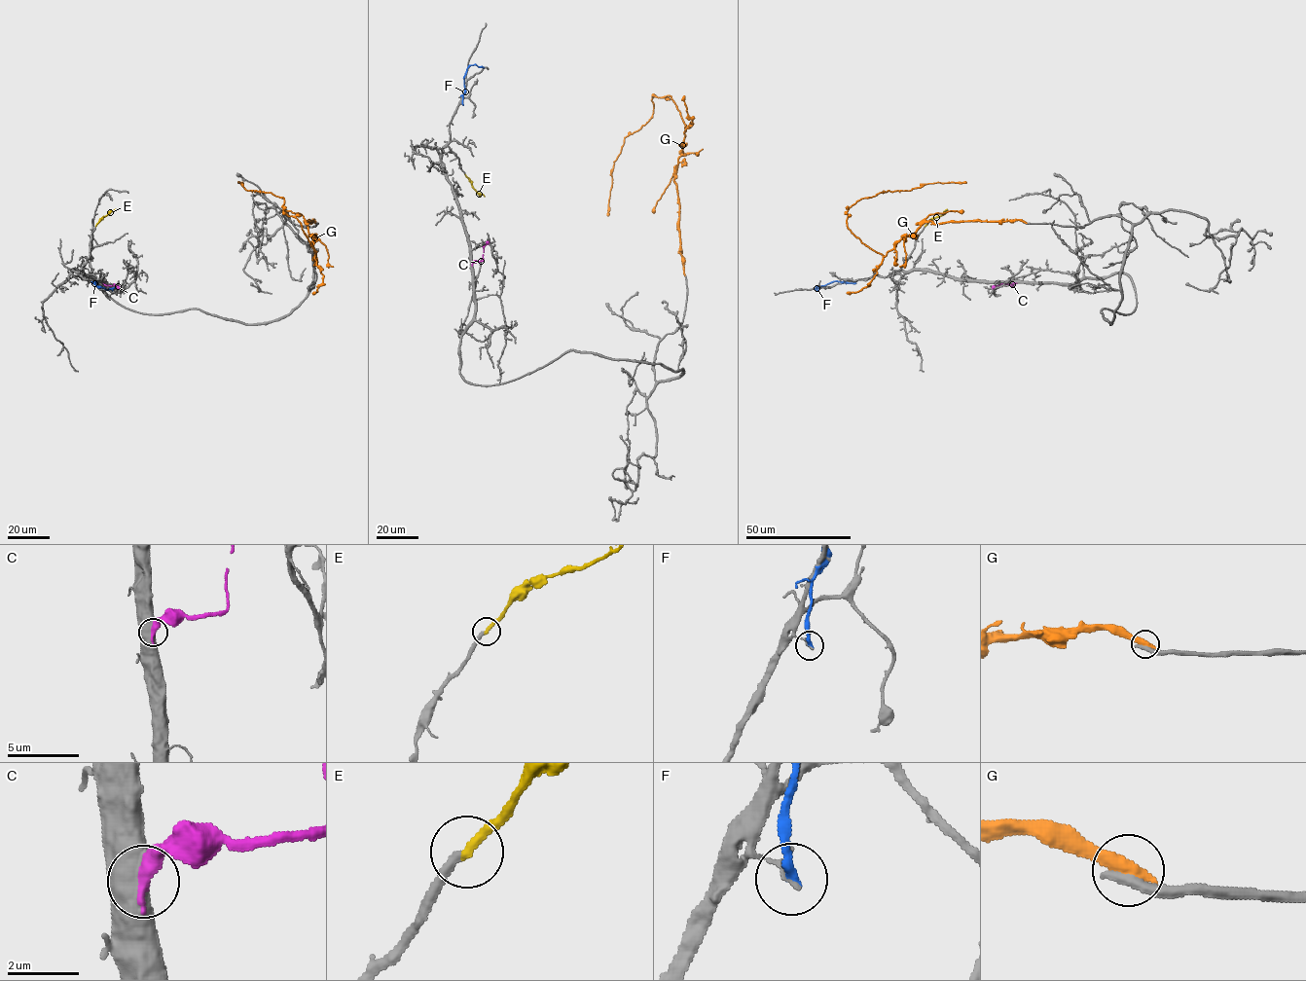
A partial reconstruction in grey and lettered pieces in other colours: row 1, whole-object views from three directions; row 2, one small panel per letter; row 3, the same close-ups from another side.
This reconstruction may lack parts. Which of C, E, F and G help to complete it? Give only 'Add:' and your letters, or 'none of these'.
Add: E

